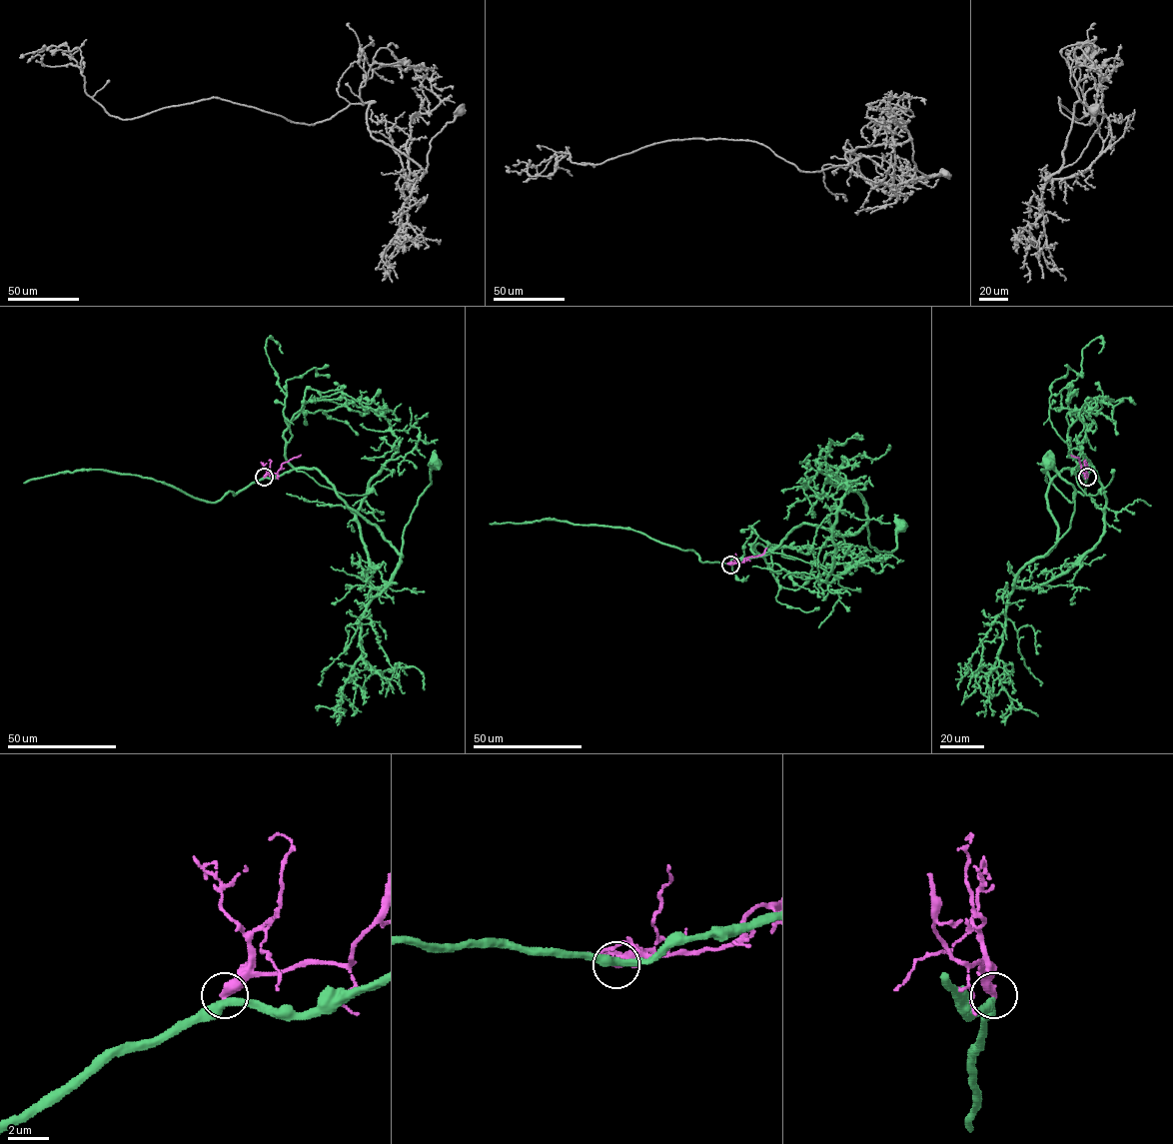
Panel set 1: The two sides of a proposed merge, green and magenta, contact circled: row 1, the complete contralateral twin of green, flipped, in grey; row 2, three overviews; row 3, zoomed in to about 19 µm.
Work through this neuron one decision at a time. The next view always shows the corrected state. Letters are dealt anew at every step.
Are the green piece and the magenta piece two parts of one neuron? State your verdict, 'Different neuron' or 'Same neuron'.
Different neuron

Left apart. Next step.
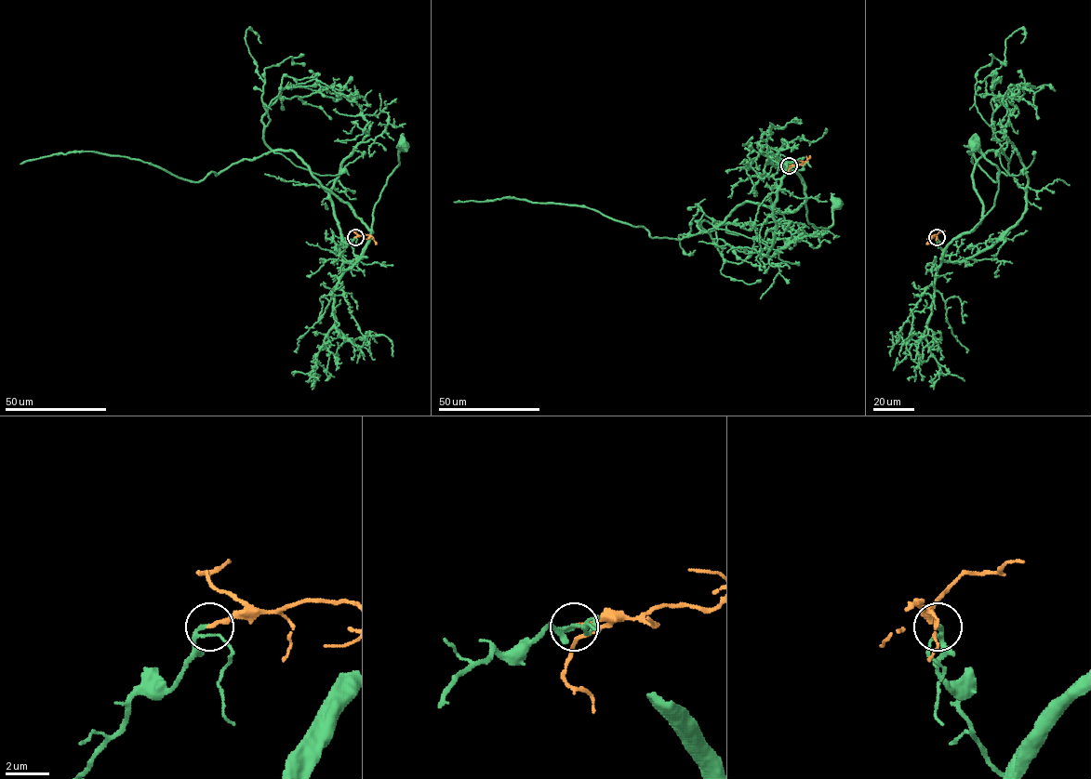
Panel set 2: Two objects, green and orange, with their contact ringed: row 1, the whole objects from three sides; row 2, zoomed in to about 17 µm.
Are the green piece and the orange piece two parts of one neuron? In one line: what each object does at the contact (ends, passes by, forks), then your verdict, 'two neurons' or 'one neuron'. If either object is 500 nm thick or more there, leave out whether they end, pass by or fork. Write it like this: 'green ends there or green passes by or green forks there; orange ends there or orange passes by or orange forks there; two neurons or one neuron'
green passes by; orange ends there; one neuron

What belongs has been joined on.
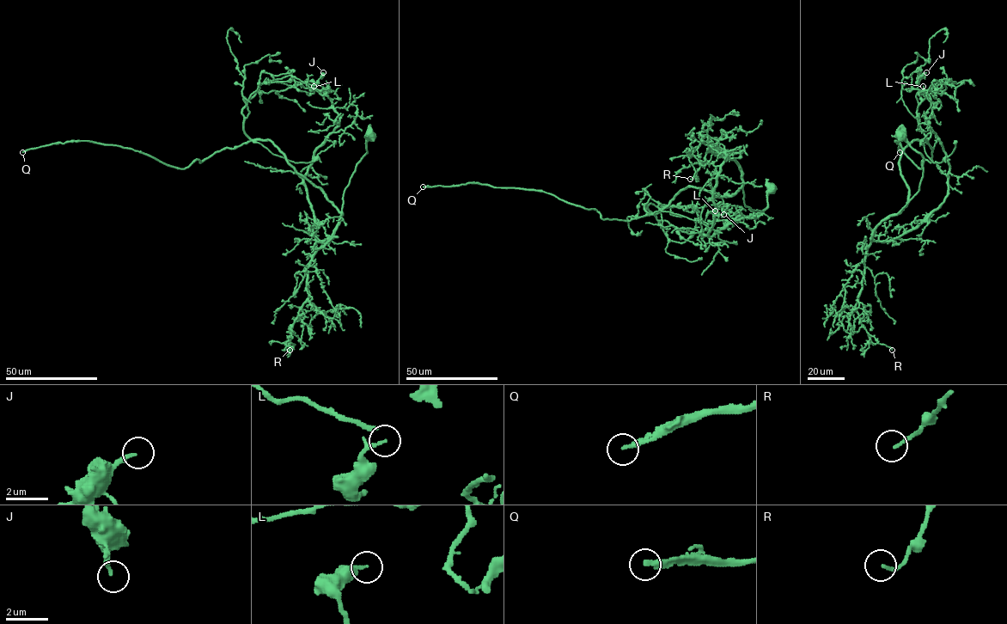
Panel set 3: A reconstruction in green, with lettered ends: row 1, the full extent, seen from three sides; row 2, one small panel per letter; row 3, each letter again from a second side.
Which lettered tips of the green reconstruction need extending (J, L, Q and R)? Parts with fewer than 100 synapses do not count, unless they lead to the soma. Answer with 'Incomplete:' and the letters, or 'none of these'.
Incomplete: Q

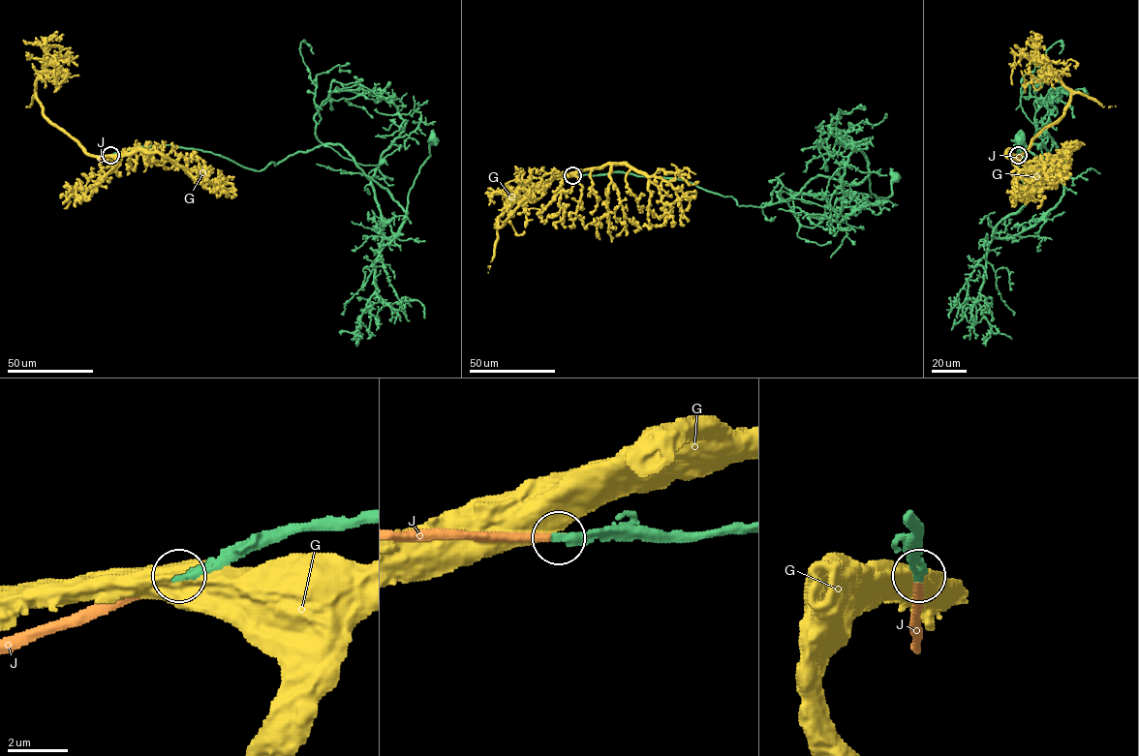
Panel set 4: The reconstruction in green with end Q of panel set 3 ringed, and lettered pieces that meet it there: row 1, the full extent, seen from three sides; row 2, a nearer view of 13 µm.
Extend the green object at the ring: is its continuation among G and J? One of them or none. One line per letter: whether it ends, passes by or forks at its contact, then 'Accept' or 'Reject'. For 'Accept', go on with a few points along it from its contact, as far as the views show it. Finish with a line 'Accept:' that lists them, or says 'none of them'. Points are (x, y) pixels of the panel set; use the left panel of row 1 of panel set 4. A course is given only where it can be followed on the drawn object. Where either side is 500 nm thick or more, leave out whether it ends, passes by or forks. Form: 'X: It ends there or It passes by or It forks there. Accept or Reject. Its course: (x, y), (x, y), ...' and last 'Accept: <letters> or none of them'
G: Reject
J: It ends there. Accept. Its course: (110, 155), (98, 160)
Accept: J

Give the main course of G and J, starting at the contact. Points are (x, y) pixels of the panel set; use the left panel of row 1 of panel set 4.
G: (109, 155), (89, 155), (44, 114), (37, 97), (36, 78), (46, 62), (57, 58), (55, 54), (56, 84)
J: (110, 155), (98, 160)

